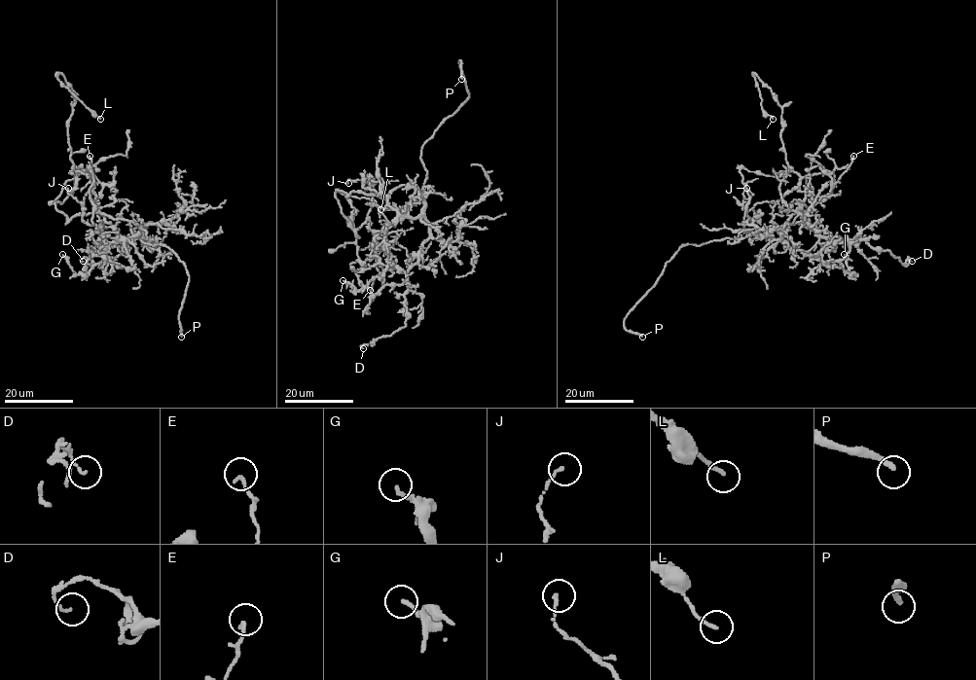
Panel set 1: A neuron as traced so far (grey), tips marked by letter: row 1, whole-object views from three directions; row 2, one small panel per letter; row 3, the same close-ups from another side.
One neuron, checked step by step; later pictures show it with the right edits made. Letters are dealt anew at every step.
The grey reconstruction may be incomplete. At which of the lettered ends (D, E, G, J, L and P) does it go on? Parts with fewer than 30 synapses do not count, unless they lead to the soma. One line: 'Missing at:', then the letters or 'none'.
Missing at: P

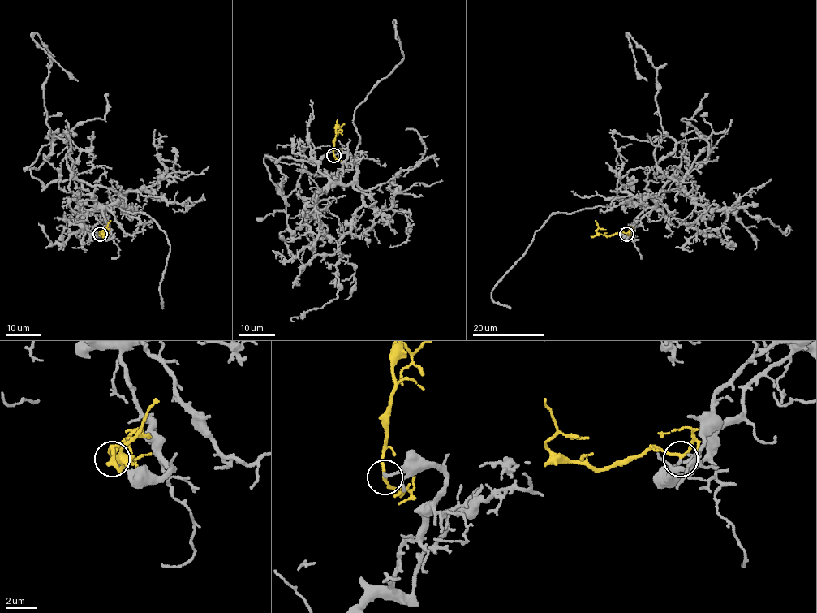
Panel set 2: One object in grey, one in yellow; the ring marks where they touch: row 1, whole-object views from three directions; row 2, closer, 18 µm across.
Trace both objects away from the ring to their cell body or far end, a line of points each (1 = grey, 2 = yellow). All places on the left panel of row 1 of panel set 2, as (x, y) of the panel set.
1: (100, 234), (113, 236), (101, 209), (69, 187), (70, 141), (49, 133), (51, 58), (36, 33), (78, 81)
2: (100, 234), (101, 236), (110, 220)

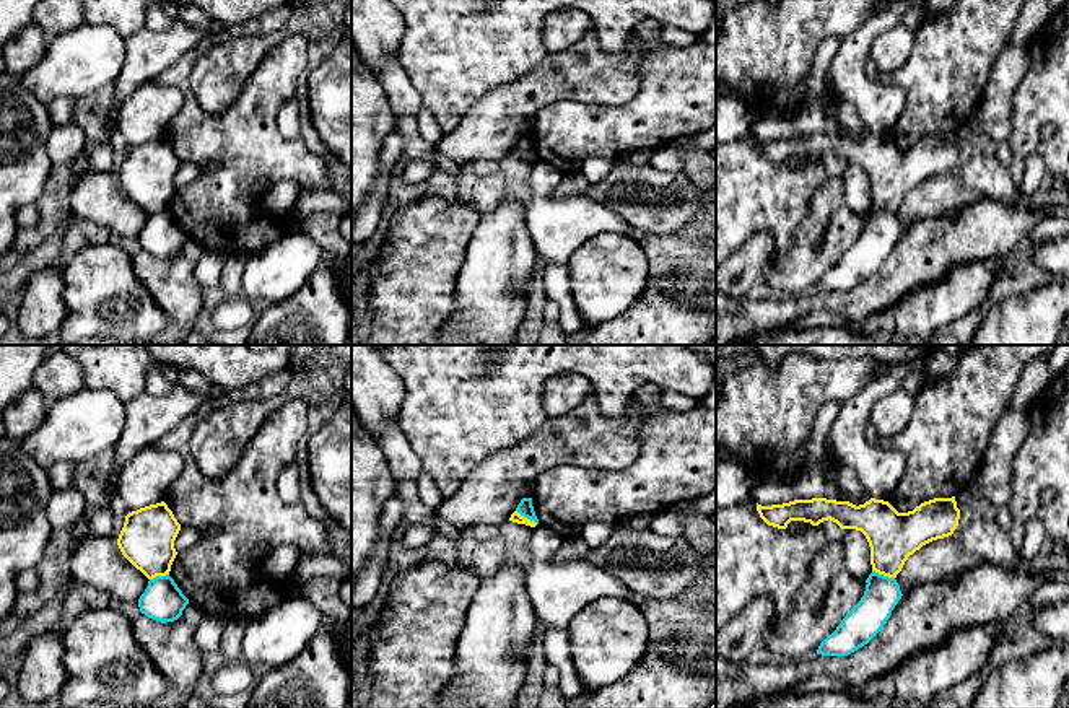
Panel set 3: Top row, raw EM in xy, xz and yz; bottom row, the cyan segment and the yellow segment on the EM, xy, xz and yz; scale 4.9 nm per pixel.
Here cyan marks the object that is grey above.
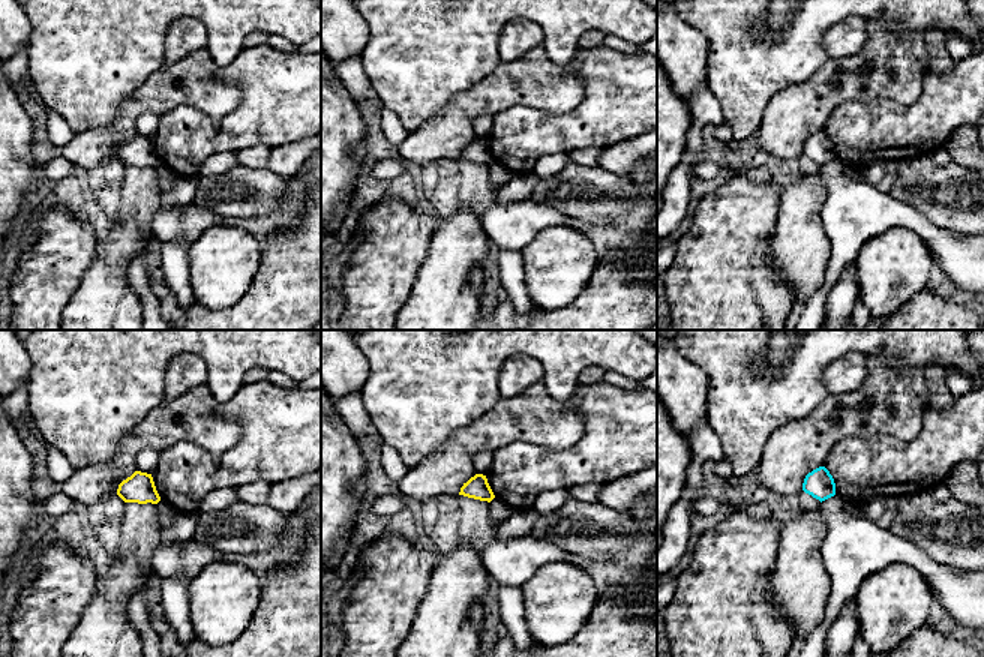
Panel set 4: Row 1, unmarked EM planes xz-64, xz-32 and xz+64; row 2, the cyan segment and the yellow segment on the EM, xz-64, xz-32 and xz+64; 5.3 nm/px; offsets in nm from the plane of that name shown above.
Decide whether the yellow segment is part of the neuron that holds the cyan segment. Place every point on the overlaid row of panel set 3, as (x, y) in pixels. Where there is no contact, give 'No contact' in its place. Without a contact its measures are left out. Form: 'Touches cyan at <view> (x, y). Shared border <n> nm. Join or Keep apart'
Touches cyan at yz (882, 575). Shared border 120 nm. Keep apart

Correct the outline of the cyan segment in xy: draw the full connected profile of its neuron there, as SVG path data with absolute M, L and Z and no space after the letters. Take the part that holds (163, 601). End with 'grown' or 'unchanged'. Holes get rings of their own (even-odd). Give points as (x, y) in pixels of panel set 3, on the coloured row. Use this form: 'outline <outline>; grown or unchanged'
outline M169 575L150 579L138 599L140 612L163 623L177 620L187 604L189 599Z; unchanged

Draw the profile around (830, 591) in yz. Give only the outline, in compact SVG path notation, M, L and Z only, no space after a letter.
M828 540L810 560L807 579L794 596L792 610L786 617L774 615L765 632L768 653L791 661L815 654L820 643L861 601L866 584L866 579L848 571L841 542Z

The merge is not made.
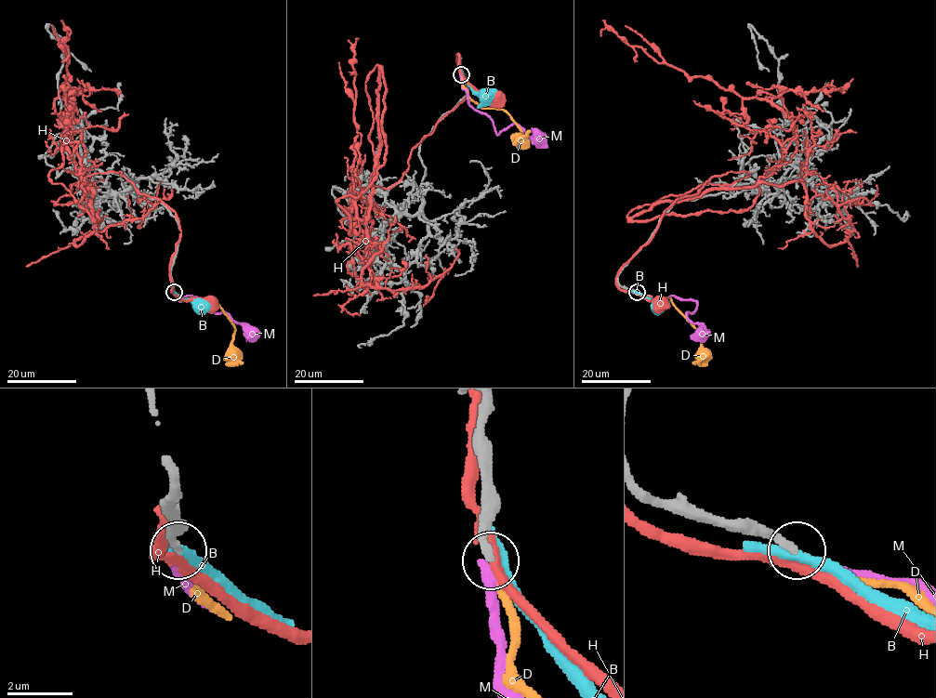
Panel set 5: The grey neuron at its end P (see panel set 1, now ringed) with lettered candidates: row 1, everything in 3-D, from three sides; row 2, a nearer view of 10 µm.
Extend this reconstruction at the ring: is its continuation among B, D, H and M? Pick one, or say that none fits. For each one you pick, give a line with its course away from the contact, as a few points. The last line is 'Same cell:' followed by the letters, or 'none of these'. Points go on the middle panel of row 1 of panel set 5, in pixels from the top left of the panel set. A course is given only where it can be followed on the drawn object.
D: it runs (460, 73), (468, 97), (482, 108), (503, 110), (509, 115), (522, 131), (519, 140)
Same cell: D

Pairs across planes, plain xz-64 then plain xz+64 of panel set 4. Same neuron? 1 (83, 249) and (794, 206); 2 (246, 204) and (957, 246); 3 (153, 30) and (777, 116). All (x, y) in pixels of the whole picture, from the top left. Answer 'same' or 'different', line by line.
1: different
2: different
3: different

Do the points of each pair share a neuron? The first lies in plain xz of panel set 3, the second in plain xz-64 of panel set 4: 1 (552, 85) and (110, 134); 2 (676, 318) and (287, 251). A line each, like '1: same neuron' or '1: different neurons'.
1: same neuron
2: same neuron

